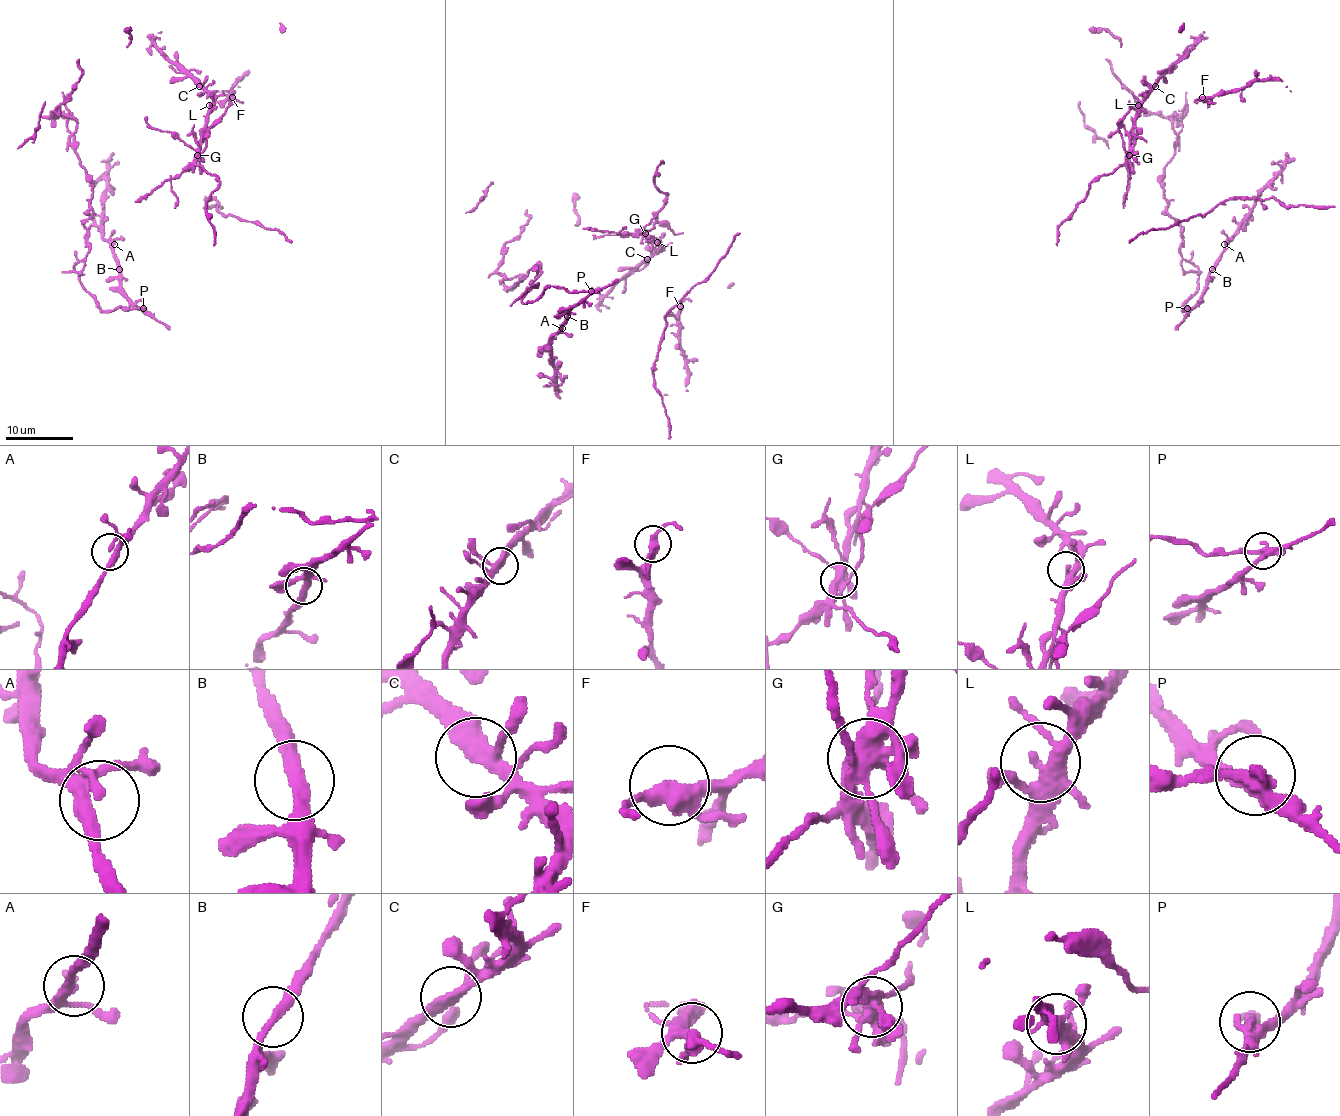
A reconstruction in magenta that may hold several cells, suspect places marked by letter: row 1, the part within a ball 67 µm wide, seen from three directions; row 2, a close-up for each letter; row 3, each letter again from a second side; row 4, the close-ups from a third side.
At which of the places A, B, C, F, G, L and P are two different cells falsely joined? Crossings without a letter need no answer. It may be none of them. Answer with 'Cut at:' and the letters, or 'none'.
Cut at: G, P

